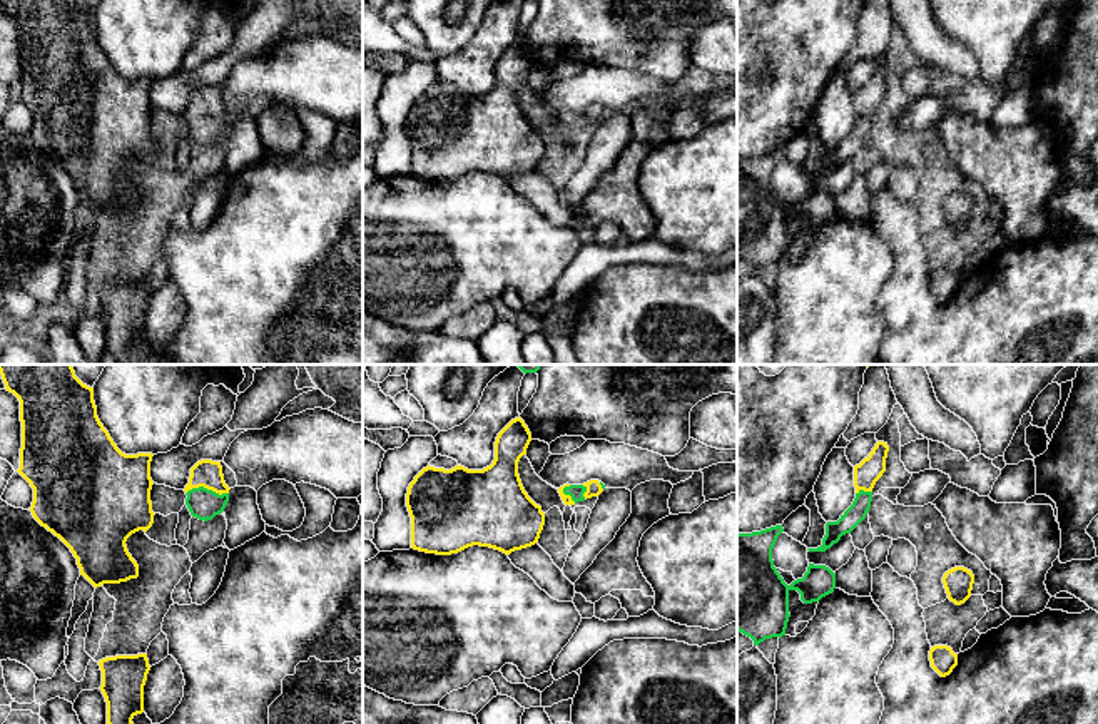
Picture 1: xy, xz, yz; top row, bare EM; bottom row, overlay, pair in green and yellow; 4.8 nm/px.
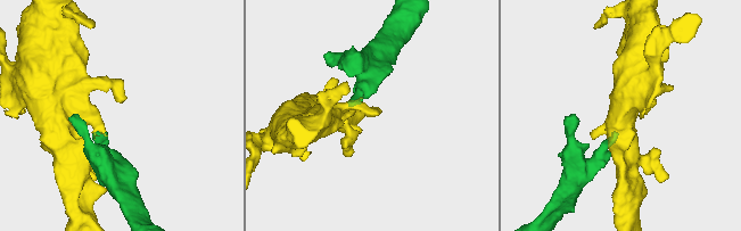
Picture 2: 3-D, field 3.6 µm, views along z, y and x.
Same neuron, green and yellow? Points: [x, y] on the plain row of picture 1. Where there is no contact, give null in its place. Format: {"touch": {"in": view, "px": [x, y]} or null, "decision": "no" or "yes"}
{"touch": {"in": "xy", "px": [206, 114]}, "decision": "yes"}

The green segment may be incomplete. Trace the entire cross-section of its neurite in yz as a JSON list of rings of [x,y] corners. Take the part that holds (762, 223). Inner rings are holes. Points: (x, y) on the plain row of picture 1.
[[[775,150],[737,159],[737,256],[750,263],[754,271],[785,261],[790,216],[797,216],[804,229],[812,229],[836,214],[836,199],[814,189],[809,189],[802,204],[790,211],[784,207],[772,186],[772,174],[782,157],[782,150]]]

